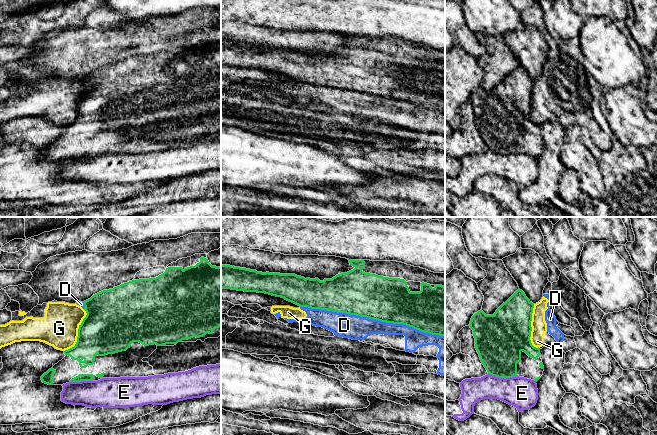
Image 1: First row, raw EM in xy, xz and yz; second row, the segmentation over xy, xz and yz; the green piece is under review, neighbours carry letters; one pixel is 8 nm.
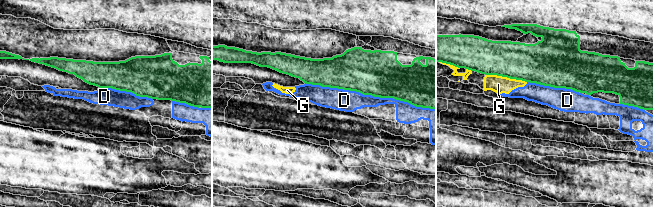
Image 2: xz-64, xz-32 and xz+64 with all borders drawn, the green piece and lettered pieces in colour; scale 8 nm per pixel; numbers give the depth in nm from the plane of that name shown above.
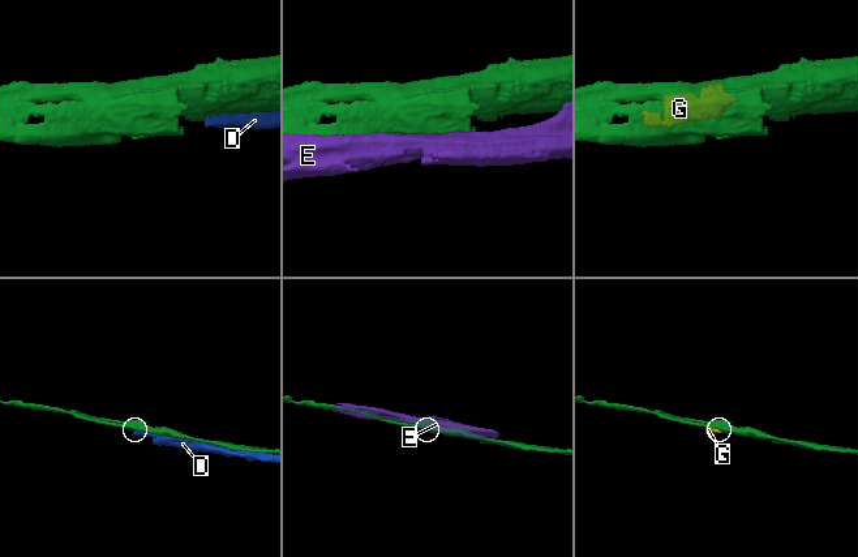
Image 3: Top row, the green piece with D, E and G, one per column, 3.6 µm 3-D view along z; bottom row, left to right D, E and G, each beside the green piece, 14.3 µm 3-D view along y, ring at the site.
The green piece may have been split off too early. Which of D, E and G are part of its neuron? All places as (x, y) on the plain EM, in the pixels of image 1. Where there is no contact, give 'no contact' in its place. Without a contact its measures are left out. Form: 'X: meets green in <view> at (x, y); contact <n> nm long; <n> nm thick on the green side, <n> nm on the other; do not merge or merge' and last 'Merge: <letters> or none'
D: meets green in xz at (372, 94); contact 1200 nm long; 360 nm thick on the green side, 190 nm on the other; do not merge
E: meets green in yz at (503, 153); contact 240 nm long; 360 nm thick on the green side, 260 nm on the other; do not merge
G: meets green in xy at (78, 108); contact 380 nm long; 420 nm thick on the green side, 300 nm on the other; do not merge
Merge: none

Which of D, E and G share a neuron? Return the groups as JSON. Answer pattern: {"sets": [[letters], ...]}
{"sets": [["D", "G"], ["E"]]}

